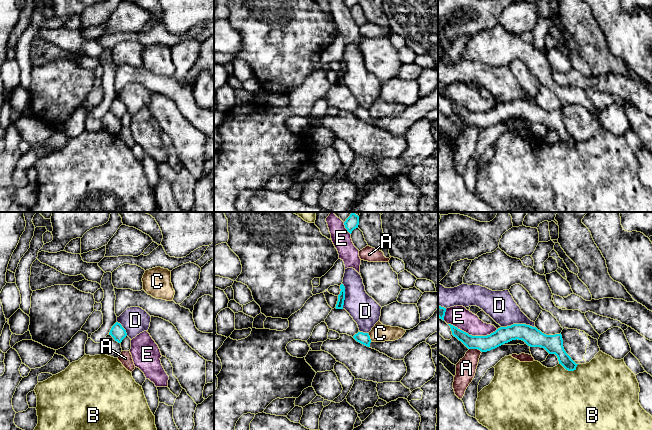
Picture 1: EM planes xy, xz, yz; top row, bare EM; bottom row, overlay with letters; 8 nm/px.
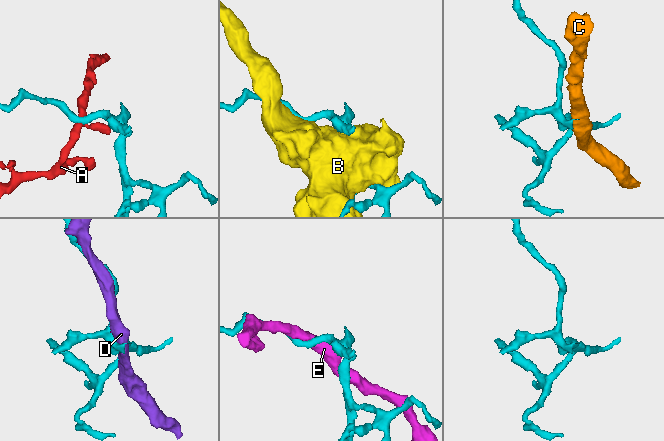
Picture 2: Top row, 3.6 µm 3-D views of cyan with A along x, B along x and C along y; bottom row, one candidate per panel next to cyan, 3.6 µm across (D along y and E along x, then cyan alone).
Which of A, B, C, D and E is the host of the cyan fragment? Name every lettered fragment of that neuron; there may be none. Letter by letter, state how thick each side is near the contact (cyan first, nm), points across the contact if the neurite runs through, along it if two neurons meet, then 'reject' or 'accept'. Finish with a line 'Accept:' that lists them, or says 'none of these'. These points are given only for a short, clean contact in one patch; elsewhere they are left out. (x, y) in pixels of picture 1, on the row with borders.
A: 140/160 nm | along yz (469, 348), (477, 348), (481, 352) | reject
B: 160/500 nm | reject
C: 90/140 nm | along xz (368, 334), (371, 340) | reject
D: 150/240 nm | reject
E: 140/170 nm | reject
Accept: none of these

